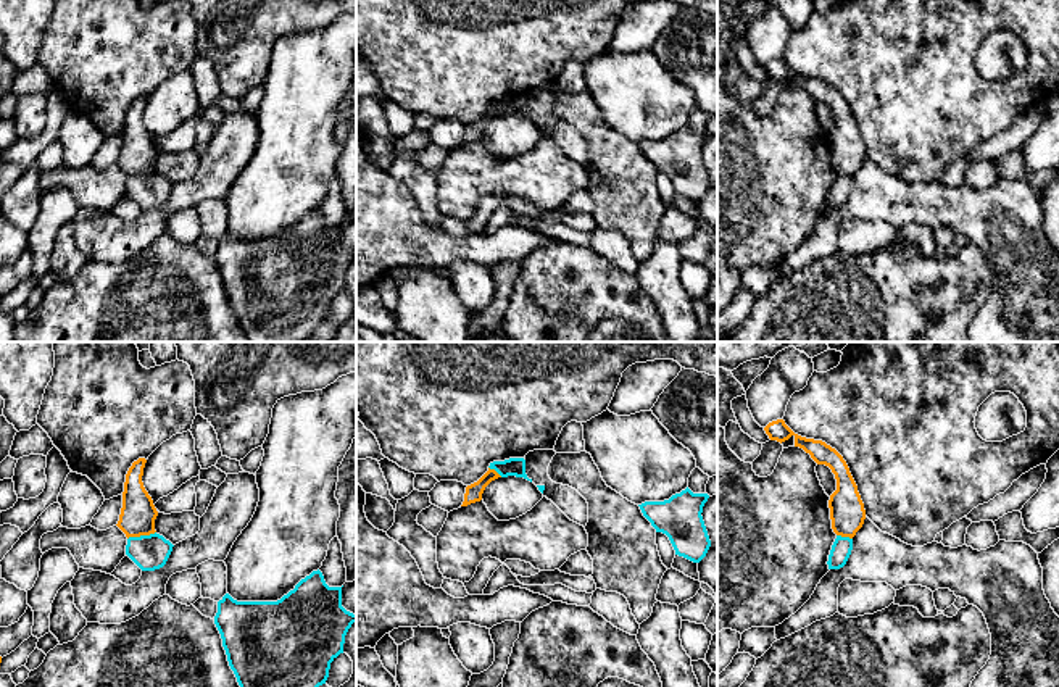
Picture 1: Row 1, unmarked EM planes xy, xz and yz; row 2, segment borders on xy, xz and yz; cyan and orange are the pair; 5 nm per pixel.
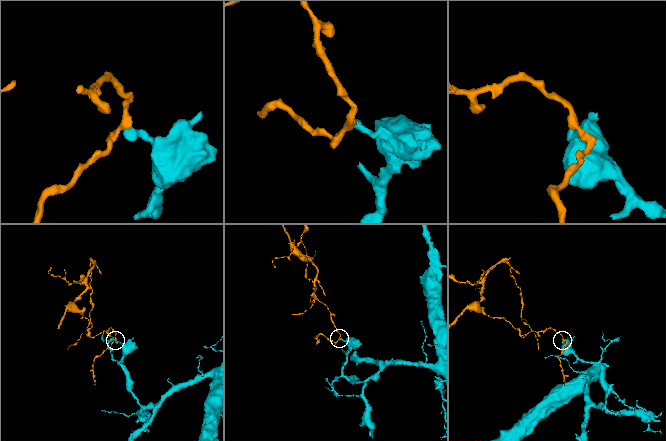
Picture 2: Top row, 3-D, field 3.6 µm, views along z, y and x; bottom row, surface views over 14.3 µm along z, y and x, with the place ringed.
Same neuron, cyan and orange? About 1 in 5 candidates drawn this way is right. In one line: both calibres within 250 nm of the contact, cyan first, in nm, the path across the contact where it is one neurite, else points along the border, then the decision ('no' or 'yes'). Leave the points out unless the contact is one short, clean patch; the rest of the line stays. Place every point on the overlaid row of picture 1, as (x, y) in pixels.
calibres 180 and 180 nm; border xy (155, 531), (128, 539); no

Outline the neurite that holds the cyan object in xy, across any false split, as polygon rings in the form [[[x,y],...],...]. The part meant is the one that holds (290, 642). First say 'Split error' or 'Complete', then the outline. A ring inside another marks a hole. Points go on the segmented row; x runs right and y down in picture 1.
Complete. [[[313,571],[277,602],[237,602],[226,593],[218,602],[214,624],[221,634],[240,687],[319,687],[330,663],[343,653],[345,635],[356,614],[342,606],[342,587],[329,587],[322,572]]]

